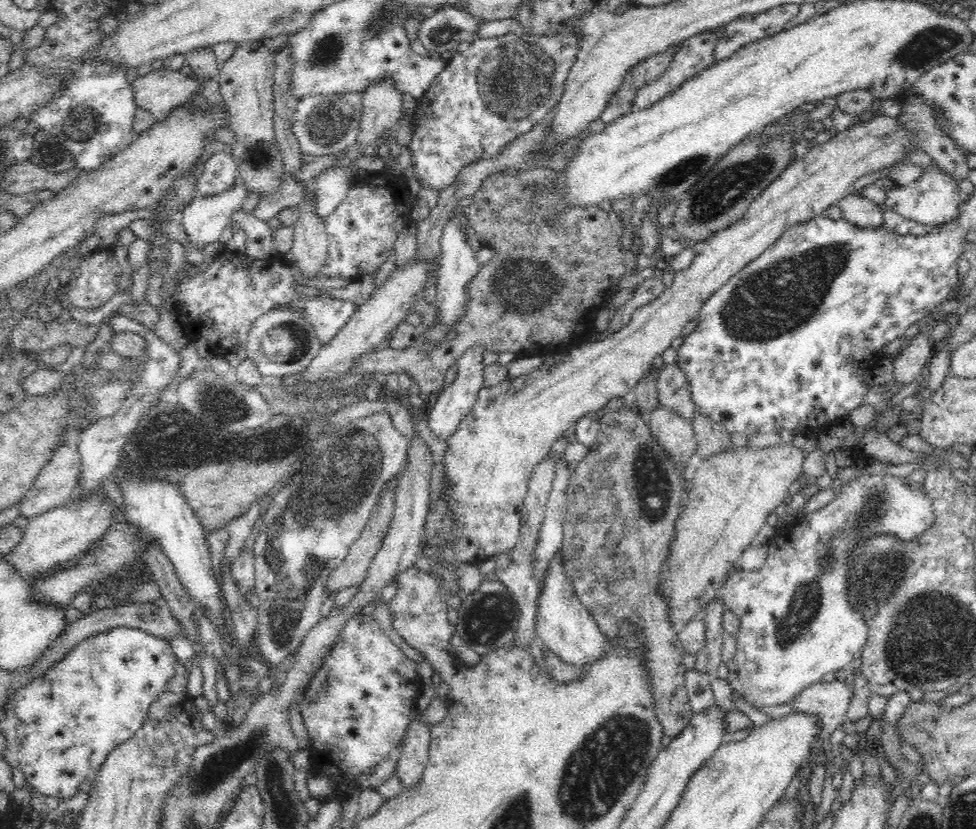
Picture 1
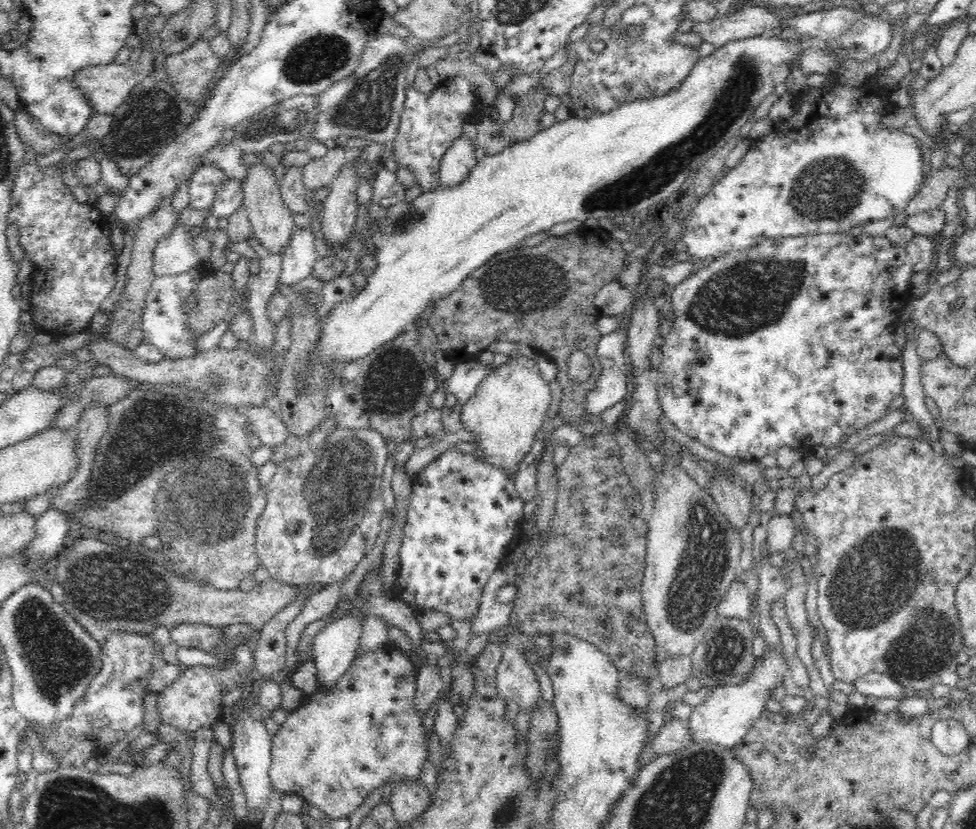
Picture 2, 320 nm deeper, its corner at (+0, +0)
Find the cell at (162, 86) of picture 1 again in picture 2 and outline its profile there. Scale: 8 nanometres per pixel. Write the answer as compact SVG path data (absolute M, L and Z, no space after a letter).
M131 63L88 66L76 72L74 85L84 93L88 105L99 114L112 114L124 104L142 76Z

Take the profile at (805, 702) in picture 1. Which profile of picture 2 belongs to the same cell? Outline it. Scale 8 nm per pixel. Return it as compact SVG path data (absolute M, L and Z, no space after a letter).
M874 671L858 678L853 685L856 693L862 694L865 698L868 696L875 698L904 698L907 695L906 689L903 689L892 677Z

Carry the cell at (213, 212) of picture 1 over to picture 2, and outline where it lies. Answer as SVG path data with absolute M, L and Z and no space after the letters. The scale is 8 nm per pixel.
M176 224L170 234L159 240L153 252L153 273L155 276L179 275L202 262L194 251L190 227Z

